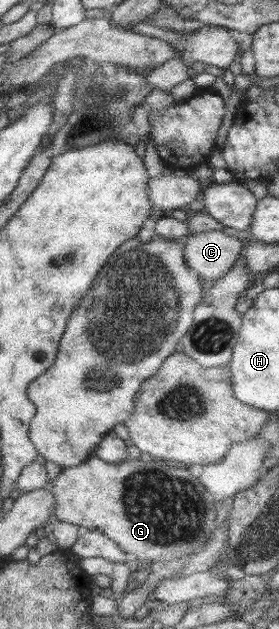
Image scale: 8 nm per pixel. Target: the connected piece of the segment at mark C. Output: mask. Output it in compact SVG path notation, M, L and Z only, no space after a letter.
M220 230L187 235L184 256L187 266L202 279L217 280L237 262L242 242Z

